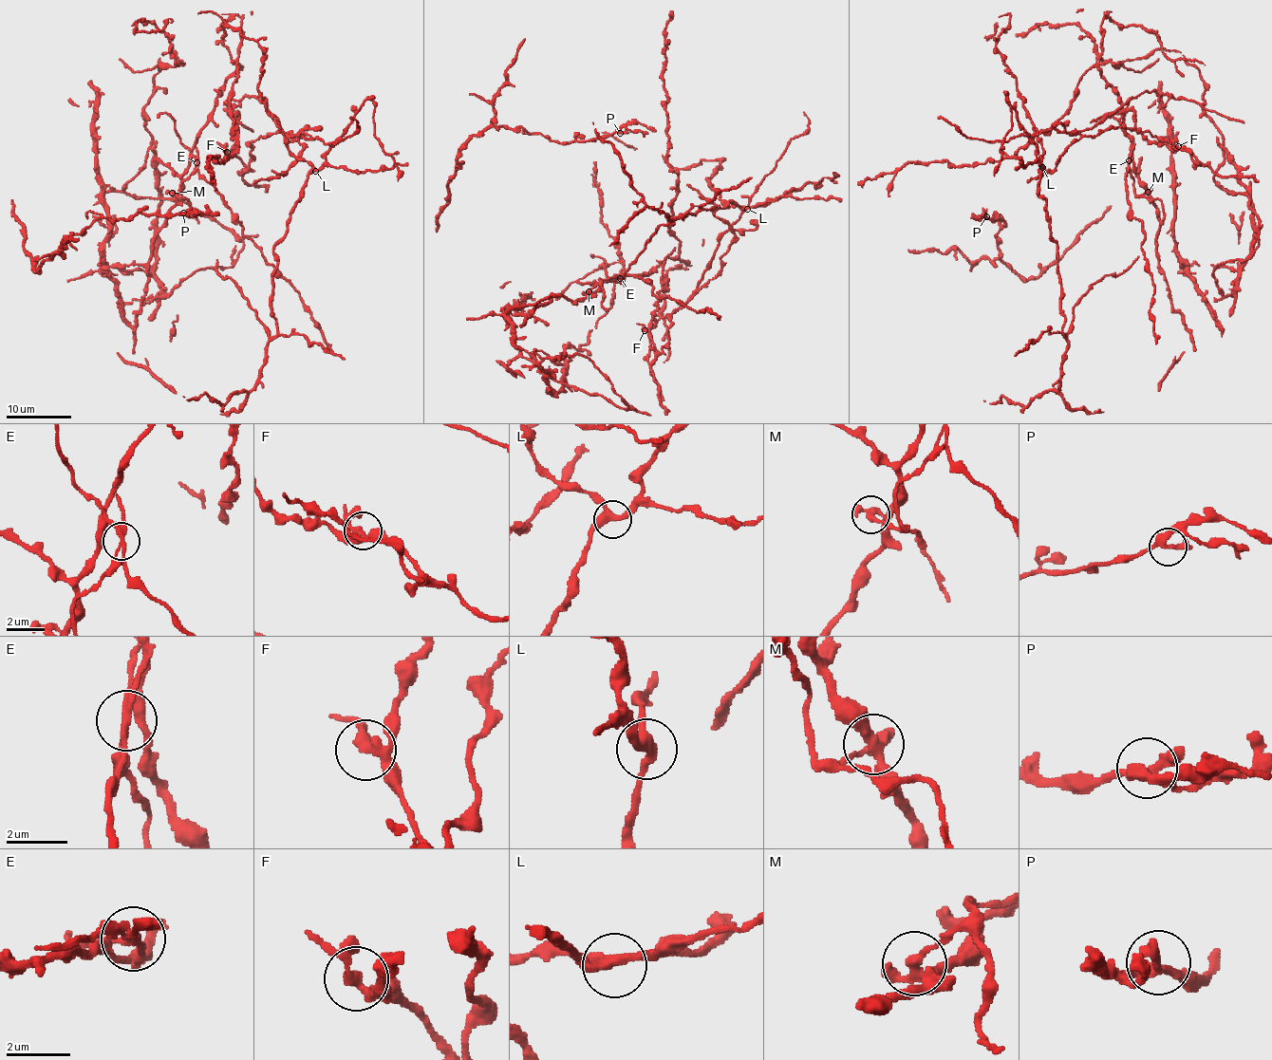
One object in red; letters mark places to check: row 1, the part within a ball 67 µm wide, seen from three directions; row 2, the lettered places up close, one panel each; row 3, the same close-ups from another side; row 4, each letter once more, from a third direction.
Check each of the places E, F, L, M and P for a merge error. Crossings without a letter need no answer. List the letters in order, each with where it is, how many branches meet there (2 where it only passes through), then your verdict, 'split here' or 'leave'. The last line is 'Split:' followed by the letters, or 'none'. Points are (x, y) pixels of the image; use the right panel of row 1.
E: (1129, 160) | 3 | split here
F: (1178, 146) | 3 | leave
L: (1042, 167) | 3 | leave
M: (1148, 192) | 3 | split here
P: (986, 216) | 3 | leave
Split: E, M

